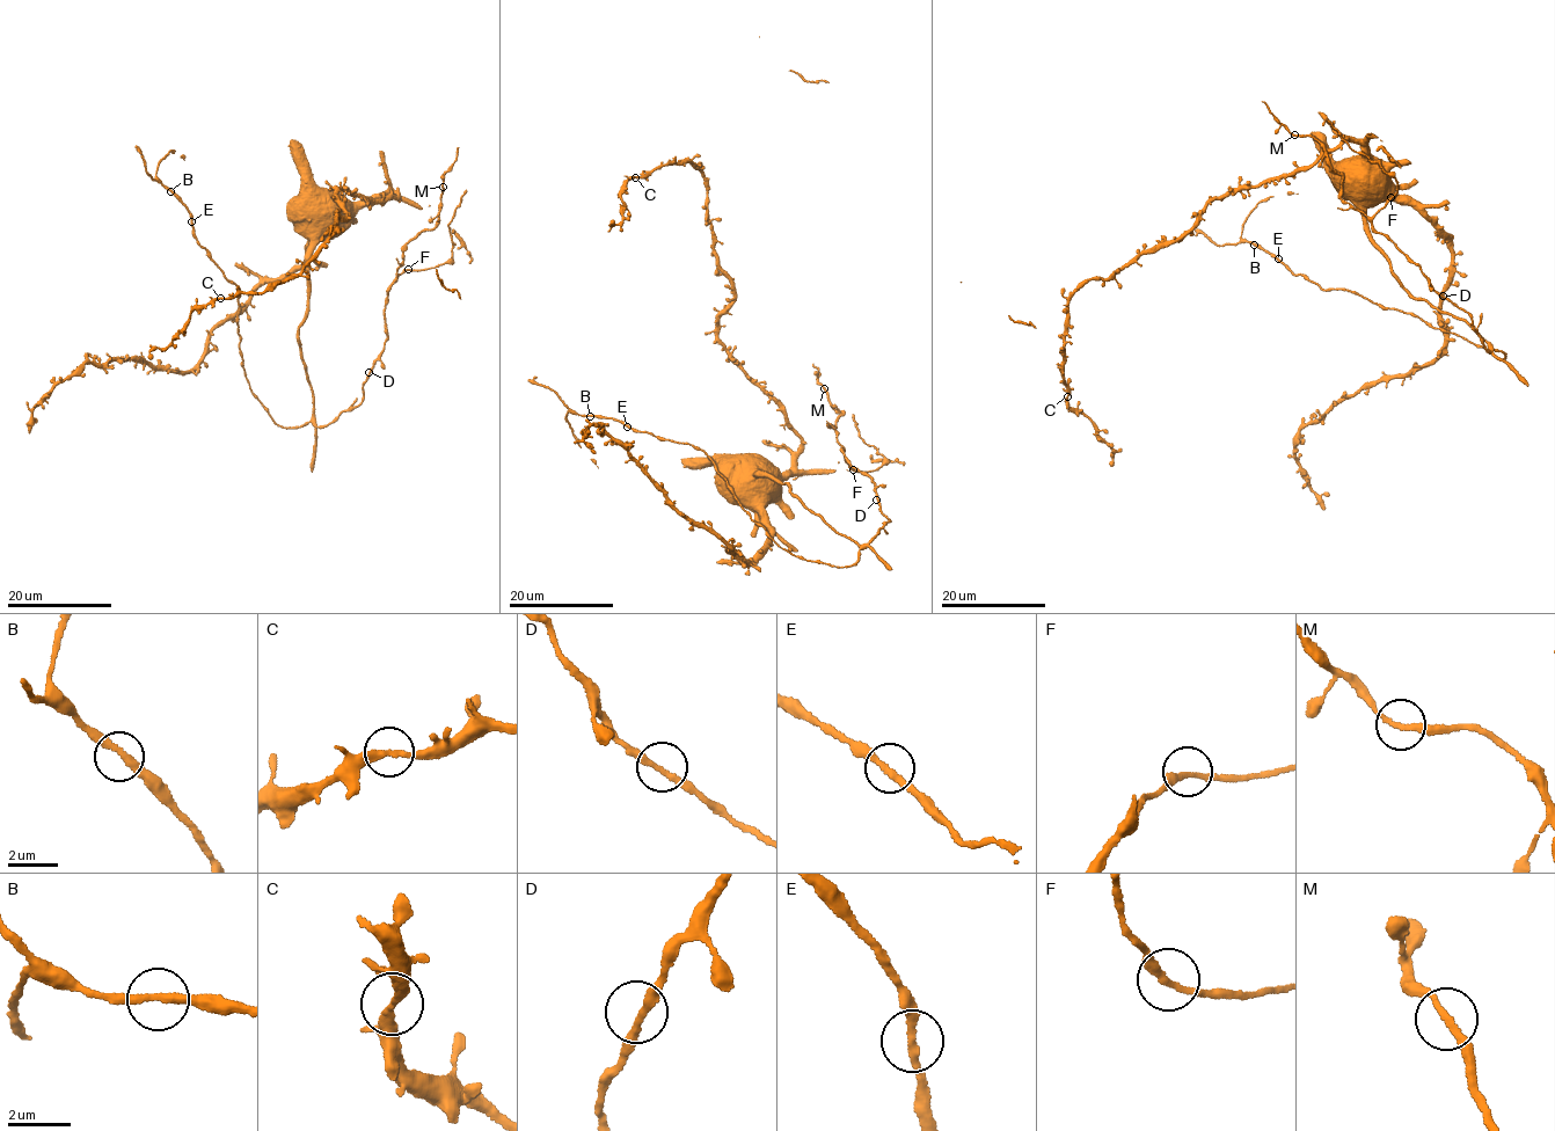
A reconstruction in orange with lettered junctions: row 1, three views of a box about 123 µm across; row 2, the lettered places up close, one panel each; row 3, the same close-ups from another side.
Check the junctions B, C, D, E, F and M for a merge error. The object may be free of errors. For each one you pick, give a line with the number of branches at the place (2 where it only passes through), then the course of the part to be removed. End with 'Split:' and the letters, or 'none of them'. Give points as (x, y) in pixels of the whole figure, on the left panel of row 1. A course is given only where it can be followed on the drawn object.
Split: none of them

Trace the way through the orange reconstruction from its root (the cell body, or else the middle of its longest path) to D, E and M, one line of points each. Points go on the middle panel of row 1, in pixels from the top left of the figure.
D: (731, 474), (746, 455), (757, 472), (786, 482), (805, 508), (862, 546), (890, 522), (876, 500)
E: (731, 474), (746, 455), (786, 482), (859, 559), (797, 556), (705, 452), (627, 427)
M: (731, 474), (746, 455), (827, 526), (869, 542), (890, 522), (829, 427), (844, 414), (824, 388)

